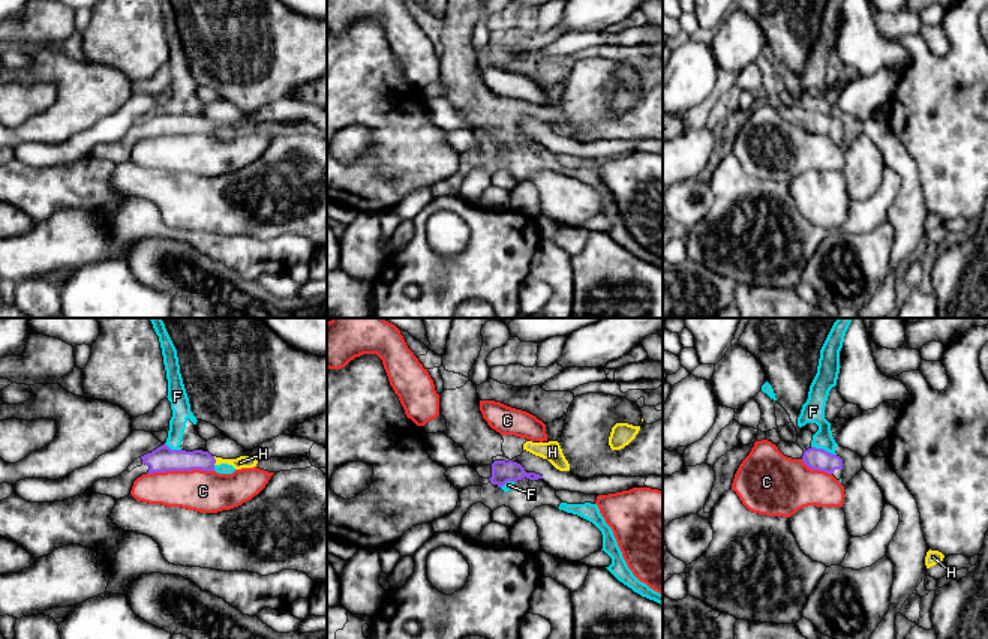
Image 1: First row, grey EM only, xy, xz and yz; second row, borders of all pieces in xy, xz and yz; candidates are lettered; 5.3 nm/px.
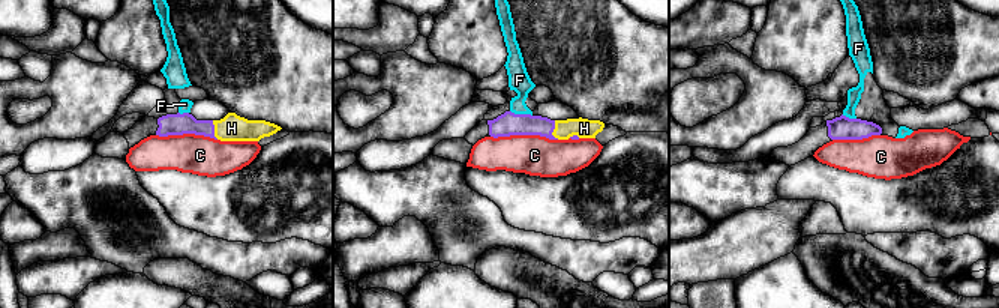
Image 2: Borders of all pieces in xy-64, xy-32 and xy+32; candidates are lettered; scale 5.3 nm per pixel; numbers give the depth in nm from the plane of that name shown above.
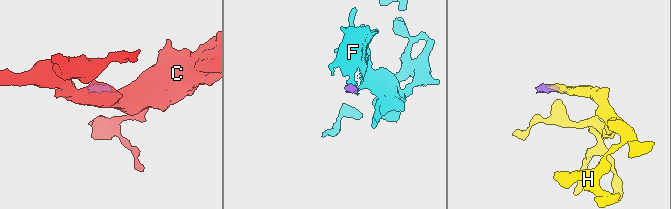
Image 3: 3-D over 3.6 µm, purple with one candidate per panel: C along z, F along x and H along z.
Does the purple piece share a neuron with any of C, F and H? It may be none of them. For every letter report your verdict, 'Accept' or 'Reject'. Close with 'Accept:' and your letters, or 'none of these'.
C: Reject
F: Reject
H: Accept
Accept: H

